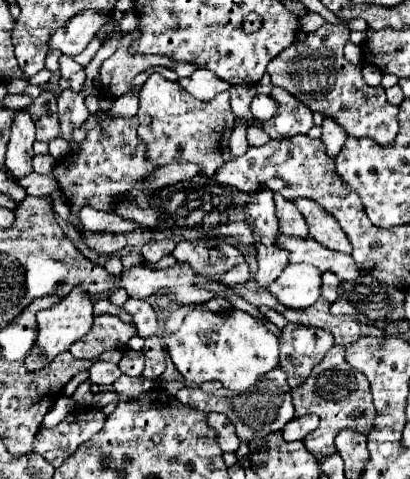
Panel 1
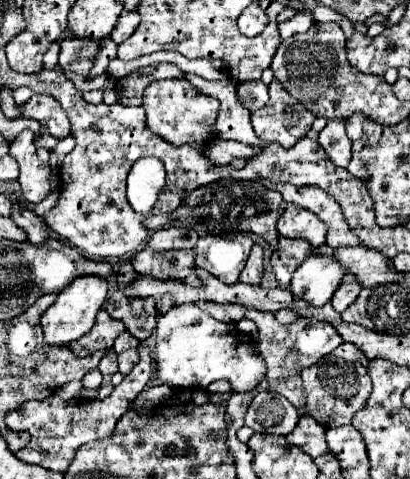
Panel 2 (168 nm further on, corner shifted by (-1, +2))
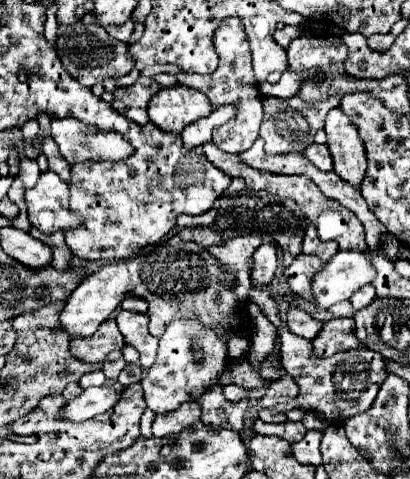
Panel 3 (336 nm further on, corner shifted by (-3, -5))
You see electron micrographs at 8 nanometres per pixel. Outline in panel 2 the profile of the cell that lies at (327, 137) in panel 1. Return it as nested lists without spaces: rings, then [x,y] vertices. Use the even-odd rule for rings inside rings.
[[[327,121],[319,133],[319,145],[337,167],[347,167],[351,161],[351,139],[345,133],[345,121]]]

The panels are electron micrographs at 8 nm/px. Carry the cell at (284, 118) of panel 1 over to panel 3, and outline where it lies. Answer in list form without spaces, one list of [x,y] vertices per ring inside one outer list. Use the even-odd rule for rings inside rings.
[[[265,96],[263,108],[265,118],[259,130],[259,136],[265,140],[265,152],[269,154],[289,154],[289,152],[303,152],[309,144],[313,144],[313,136],[325,124],[325,116],[331,108],[339,106],[339,98],[327,98],[321,104],[305,104],[297,96],[293,98],[275,98]]]

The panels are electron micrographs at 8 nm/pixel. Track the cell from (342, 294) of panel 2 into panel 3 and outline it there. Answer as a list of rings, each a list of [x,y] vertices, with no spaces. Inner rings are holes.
[[[367,284],[367,286],[359,288],[359,290],[349,298],[349,302],[353,304],[355,310],[361,310],[361,308],[365,308],[373,298],[375,298],[375,288],[373,288],[371,284]]]

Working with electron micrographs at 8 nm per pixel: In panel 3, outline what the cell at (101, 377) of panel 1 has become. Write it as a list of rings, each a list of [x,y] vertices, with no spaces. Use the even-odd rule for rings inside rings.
[[[111,352],[105,360],[103,360],[103,374],[109,378],[109,380],[117,380],[119,372],[123,370],[125,366],[125,358],[121,356],[121,352]]]

